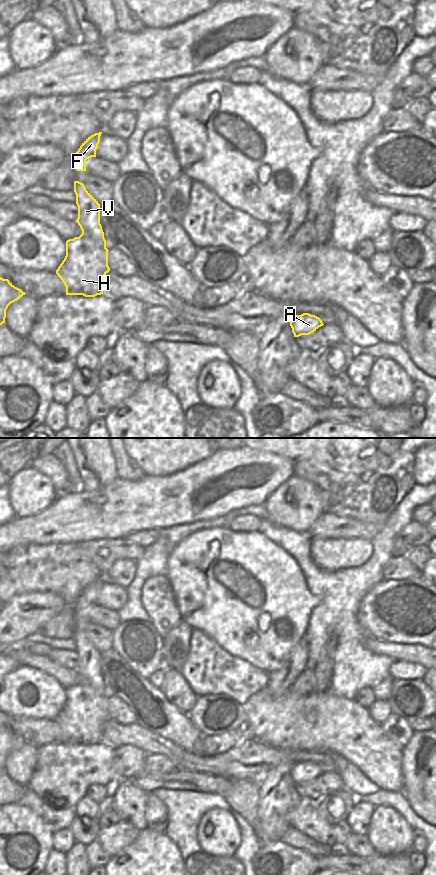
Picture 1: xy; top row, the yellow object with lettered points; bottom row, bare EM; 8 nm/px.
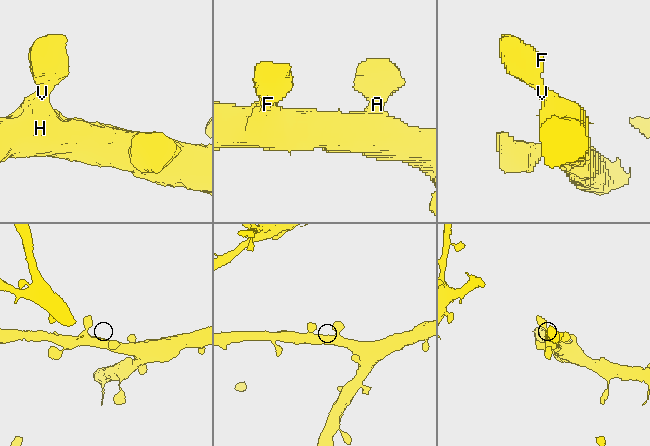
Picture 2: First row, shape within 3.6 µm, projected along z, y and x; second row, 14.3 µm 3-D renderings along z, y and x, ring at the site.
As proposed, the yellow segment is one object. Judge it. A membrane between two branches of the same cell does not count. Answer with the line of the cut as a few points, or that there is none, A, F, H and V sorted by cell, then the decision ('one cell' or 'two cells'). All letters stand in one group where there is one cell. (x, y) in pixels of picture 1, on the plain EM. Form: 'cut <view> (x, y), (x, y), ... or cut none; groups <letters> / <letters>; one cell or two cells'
cut none; groups A F H V; one cell

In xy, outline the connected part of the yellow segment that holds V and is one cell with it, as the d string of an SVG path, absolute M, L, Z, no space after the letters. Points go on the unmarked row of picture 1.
M74 629L74 640L78 654L76 670L80 674L82 682L66 689L66 704L56 718L56 722L66 734L66 743L95 745L103 742L102 730L104 724L110 719L109 698L106 696L106 688L100 672L100 652L79 629Z

